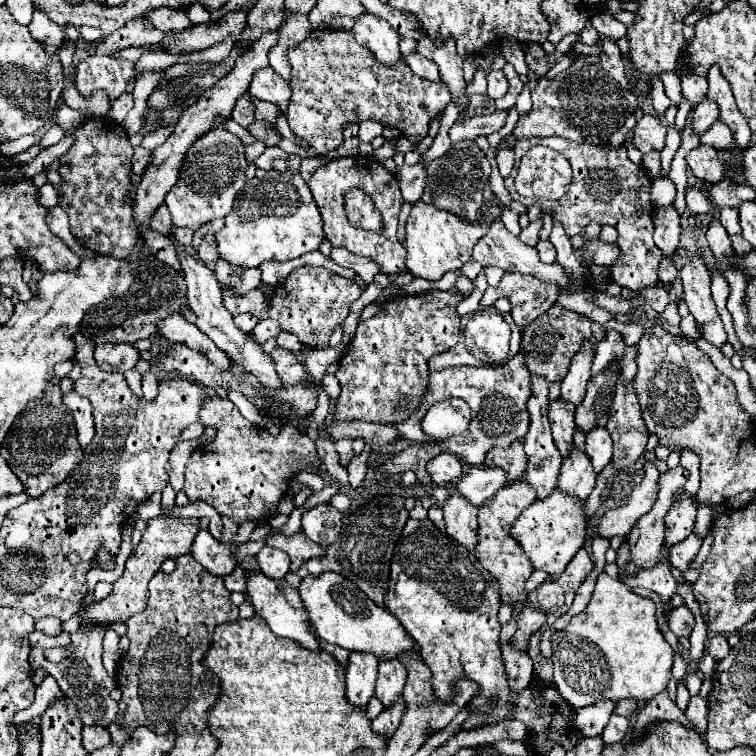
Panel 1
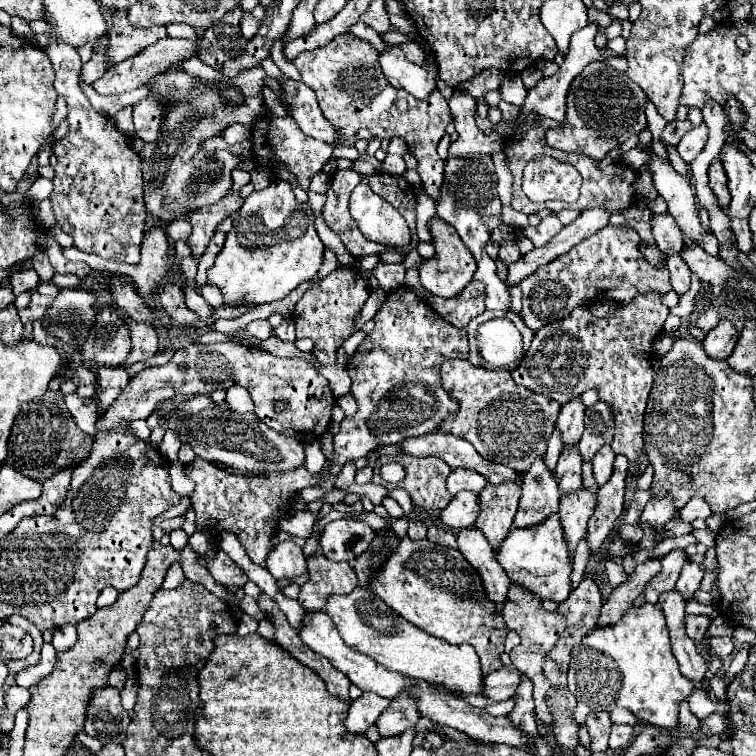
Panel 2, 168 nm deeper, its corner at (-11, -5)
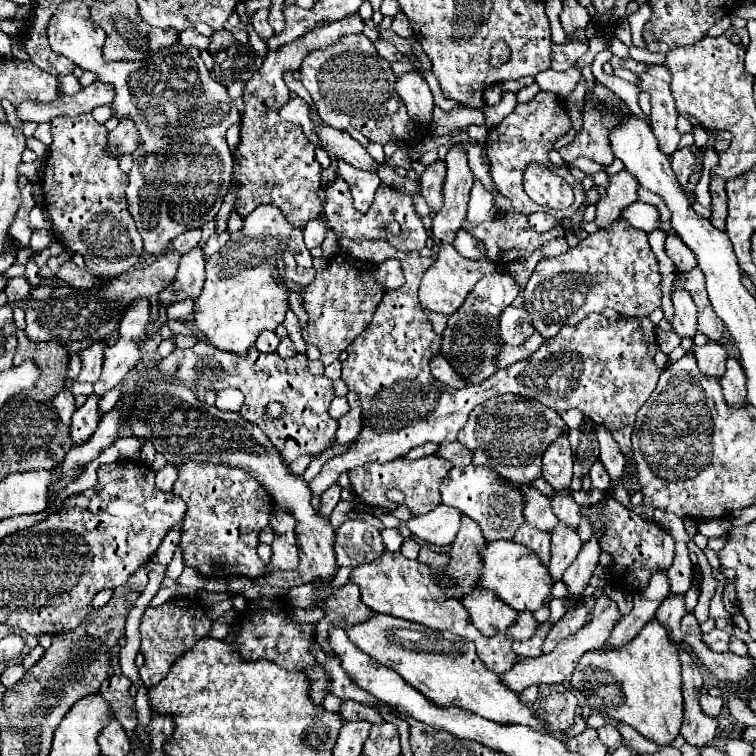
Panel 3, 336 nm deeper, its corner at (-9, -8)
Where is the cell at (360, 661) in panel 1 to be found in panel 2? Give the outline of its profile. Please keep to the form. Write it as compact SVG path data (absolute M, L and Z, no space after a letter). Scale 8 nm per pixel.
M363 693L349 707L345 727L353 735L365 735L367 729L377 721L377 717L389 707L389 701L377 693Z

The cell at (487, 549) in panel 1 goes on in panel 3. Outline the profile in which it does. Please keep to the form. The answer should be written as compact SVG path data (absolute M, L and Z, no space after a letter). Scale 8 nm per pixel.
M523 610L523 612L517 614L515 624L511 624L511 626L507 628L507 636L509 636L511 640L519 640L519 642L521 642L521 640L533 638L539 628L541 628L541 624L533 618L533 612Z

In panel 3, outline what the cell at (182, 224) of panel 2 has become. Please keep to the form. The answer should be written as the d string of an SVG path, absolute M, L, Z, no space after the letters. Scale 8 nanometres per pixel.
M193 228L193 230L187 230L187 232L183 232L181 236L177 236L177 238L173 240L173 248L179 250L181 254L185 254L185 252L189 252L191 248L195 248L199 242L201 242L201 230L199 230L199 228Z

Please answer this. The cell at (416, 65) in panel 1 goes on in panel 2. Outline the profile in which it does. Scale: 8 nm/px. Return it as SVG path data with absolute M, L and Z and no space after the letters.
M415 41L401 43L399 47L403 49L403 55L405 55L409 61L413 61L413 63L417 63L417 65L423 65L423 63L425 63L425 53L423 53L423 49L421 49Z

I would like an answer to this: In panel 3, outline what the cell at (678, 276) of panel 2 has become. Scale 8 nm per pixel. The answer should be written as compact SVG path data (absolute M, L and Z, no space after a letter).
M673 286L671 288L673 302L673 330L679 336L695 336L697 332L697 308L687 290Z

